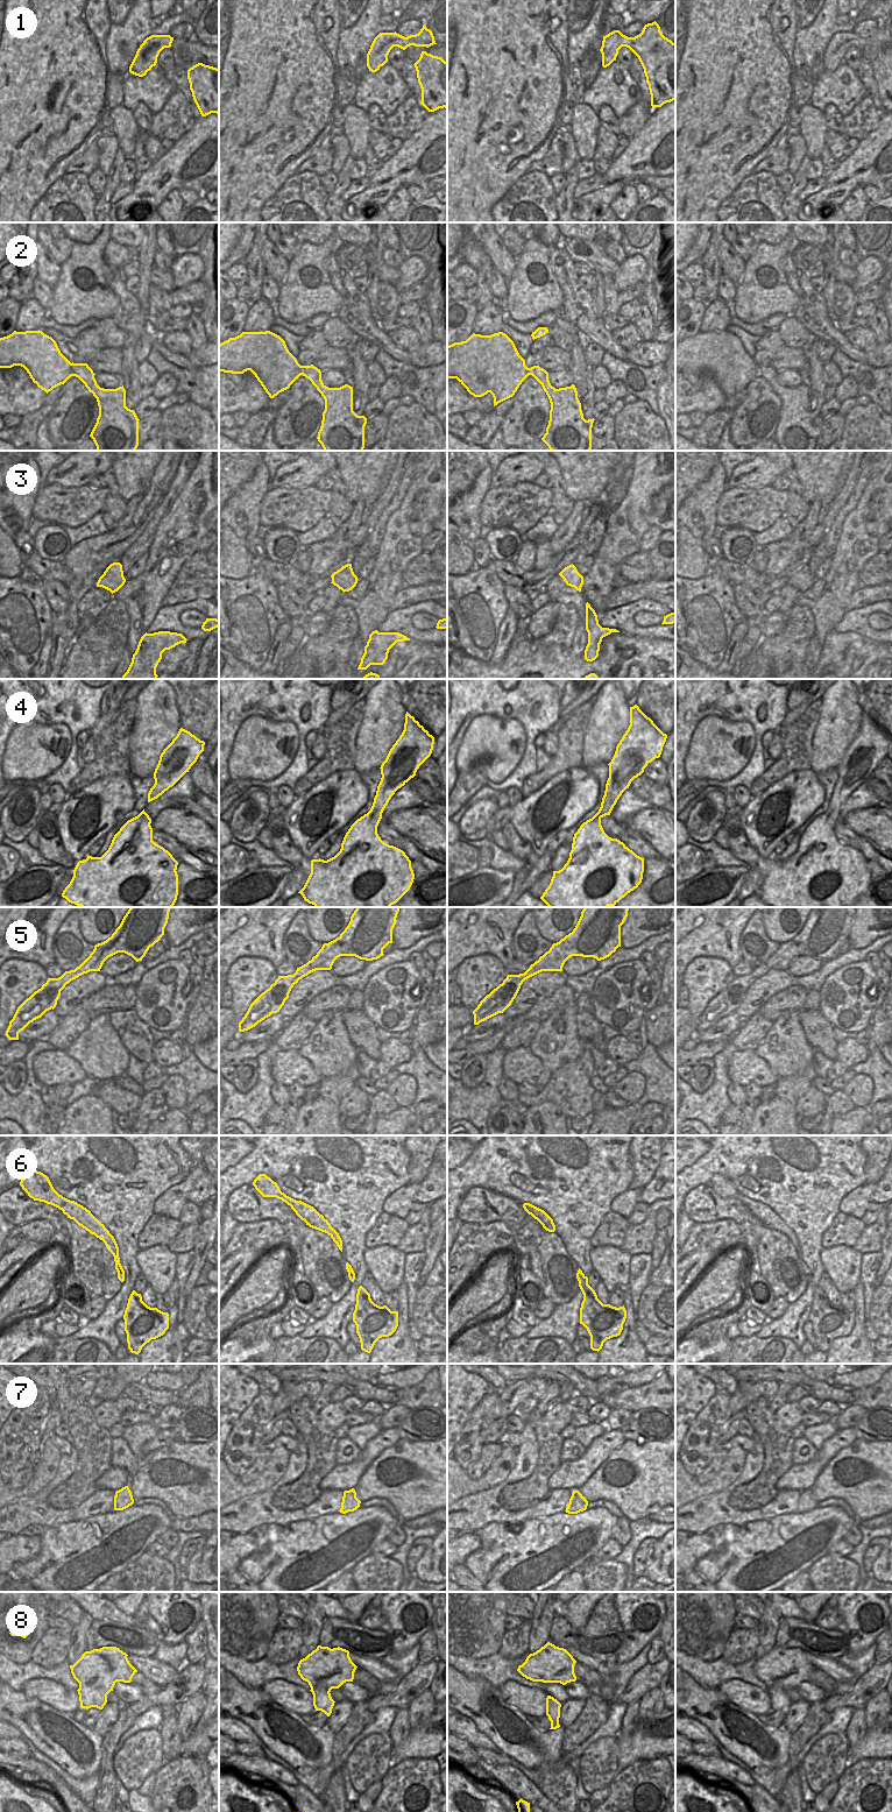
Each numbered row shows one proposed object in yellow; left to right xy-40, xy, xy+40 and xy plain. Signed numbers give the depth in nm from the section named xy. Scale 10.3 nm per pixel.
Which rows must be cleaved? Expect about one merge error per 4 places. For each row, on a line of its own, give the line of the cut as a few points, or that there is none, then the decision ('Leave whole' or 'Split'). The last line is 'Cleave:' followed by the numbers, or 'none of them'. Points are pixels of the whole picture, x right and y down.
1: No split. Leave whole
2: No split. Leave whole
3: No split. Leave whole
4: No split. Leave whole
5: No split. Leave whole
6: No split. Leave whole
7: No split. Leave whole
8: No split. Leave whole
Cleave: none of them

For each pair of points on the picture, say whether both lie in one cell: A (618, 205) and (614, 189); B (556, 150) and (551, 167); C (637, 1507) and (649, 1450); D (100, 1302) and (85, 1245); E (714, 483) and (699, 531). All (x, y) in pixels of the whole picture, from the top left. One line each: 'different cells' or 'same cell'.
A: different cells
B: same cell
C: same cell
D: different cells
E: same cell

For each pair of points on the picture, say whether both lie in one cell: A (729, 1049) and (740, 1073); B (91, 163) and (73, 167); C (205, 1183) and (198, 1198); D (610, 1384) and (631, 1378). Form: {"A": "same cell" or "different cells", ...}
{"A": "different cells", "B": "same cell", "C": "same cell", "D": "different cells"}

